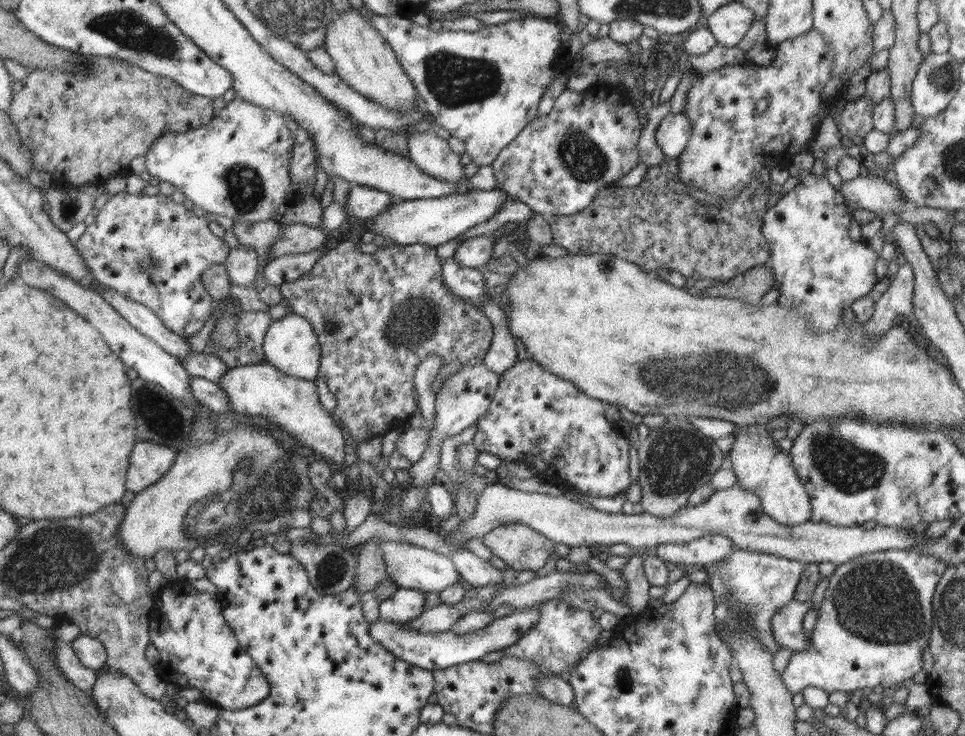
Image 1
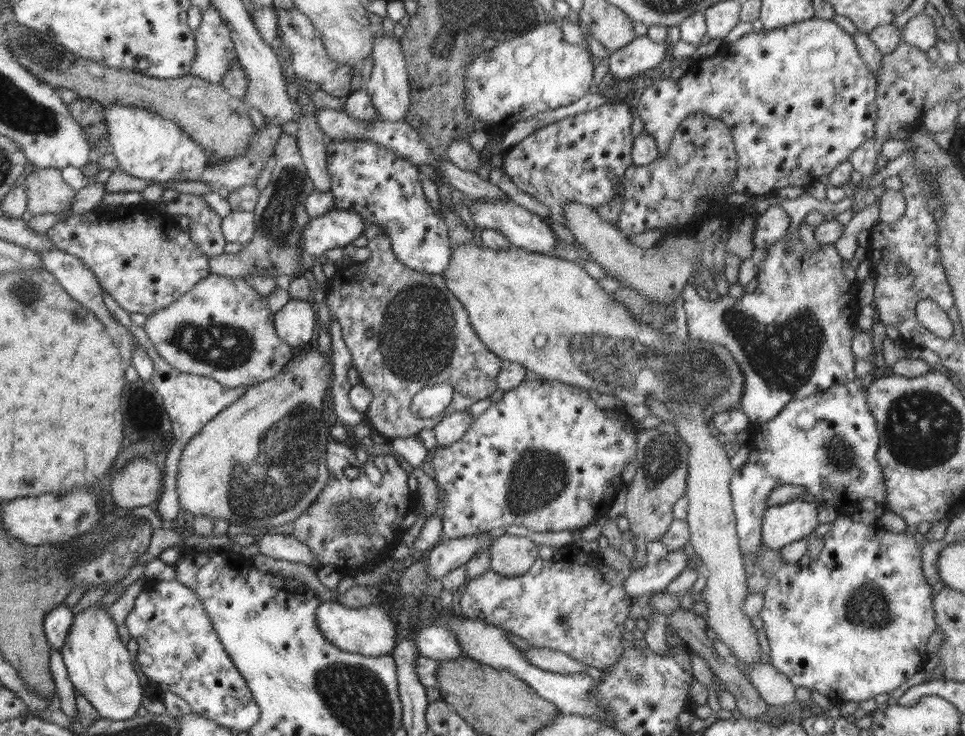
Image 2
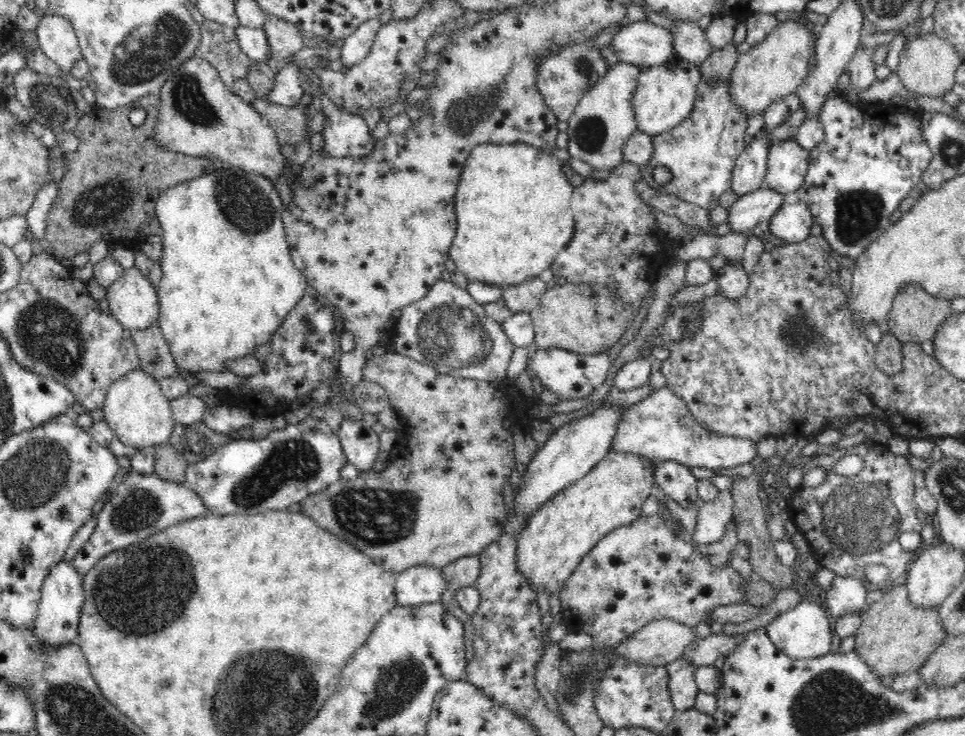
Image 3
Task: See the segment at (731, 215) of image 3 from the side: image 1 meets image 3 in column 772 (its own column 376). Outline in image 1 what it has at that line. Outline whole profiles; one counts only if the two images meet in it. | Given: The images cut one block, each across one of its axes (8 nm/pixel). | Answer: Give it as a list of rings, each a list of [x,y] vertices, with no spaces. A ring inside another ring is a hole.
[[[354,184],[347,194],[345,211],[349,216],[364,222],[384,212],[393,203],[392,200],[393,196],[386,192]]]

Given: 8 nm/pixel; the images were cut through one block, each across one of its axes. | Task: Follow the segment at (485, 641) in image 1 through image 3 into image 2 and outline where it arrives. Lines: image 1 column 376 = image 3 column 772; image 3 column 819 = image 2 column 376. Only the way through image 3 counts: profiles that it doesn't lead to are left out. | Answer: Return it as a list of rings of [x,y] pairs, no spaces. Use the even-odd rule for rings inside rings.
[[[326,600],[318,606],[317,610],[320,631],[328,641],[338,645],[342,650],[374,657],[390,655],[396,648],[397,621],[390,616],[389,610],[374,603],[352,608],[340,602]]]

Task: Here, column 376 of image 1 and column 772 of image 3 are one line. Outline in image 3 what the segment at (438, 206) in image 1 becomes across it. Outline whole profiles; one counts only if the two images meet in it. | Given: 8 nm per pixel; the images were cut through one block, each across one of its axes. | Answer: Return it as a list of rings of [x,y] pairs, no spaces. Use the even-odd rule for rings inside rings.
[[[790,198],[779,206],[769,220],[769,231],[787,243],[802,242],[815,220],[810,209],[798,198]]]

